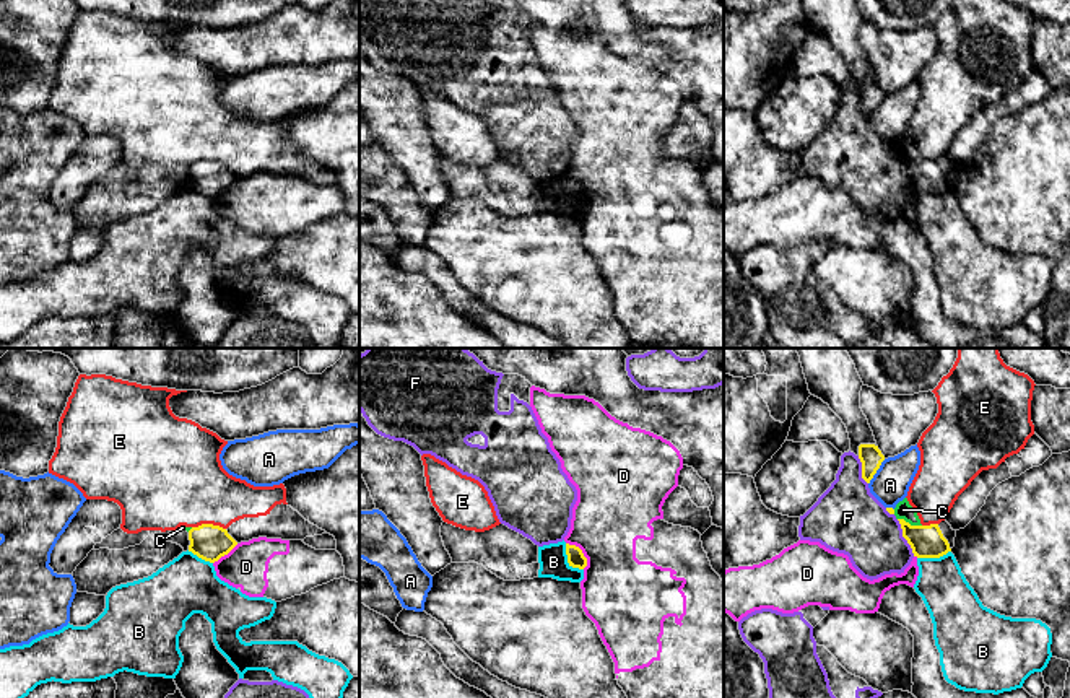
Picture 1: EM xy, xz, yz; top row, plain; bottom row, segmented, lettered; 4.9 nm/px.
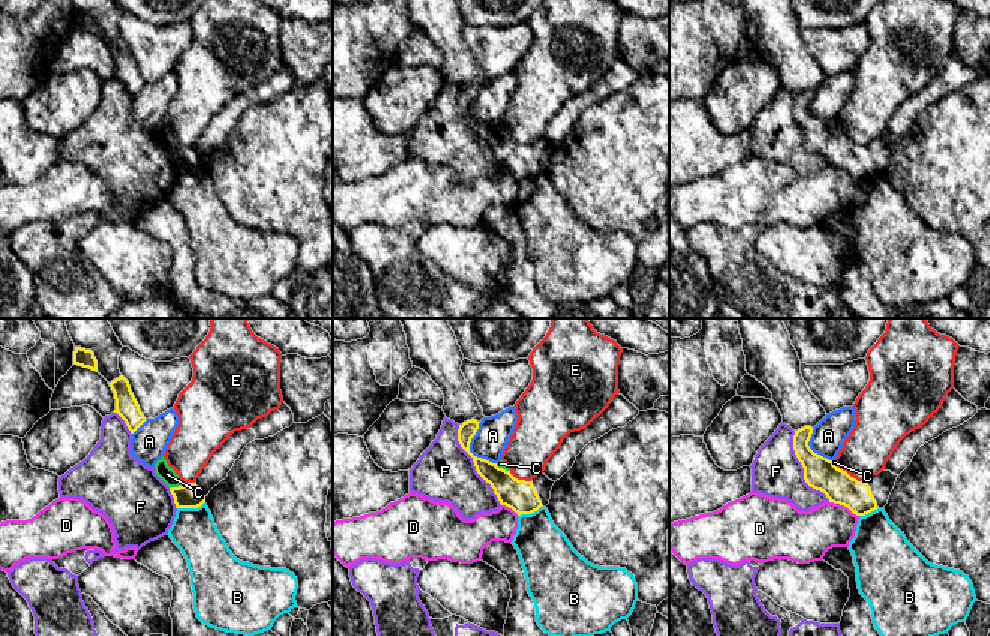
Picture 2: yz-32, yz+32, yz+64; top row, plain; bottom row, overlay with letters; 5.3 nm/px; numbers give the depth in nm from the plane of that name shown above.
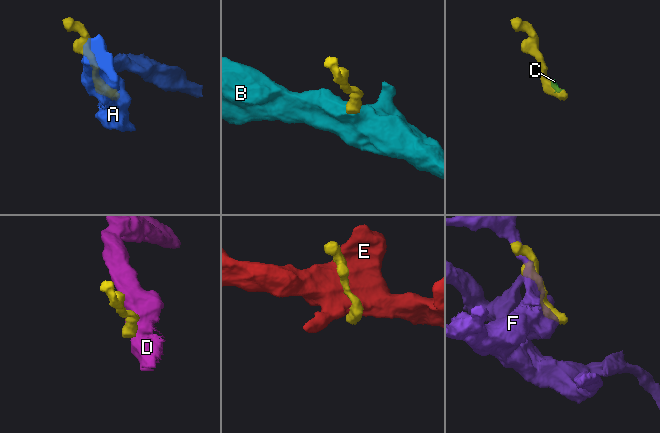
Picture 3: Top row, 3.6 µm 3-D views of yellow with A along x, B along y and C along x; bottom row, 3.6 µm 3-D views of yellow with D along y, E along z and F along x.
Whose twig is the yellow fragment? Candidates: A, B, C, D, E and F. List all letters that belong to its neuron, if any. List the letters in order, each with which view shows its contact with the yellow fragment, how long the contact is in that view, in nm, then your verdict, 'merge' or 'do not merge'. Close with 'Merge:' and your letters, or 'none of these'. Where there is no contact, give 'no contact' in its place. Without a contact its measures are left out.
A: yz | 150 nm | do not merge
B: xz | 160 nm | do not merge
C: yz | 130 nm | do not merge
D: xz | 160 nm | do not merge
E: xy | 170 nm | do not merge
F: yz | 200 nm | do not merge
Merge: none of these

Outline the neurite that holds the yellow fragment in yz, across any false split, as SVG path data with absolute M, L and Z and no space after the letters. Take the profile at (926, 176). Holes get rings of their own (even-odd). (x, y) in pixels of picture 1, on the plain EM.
M898 155L903 172L917 194L940 194L955 182L956 166L946 156L930 161L911 161L904 155Z

